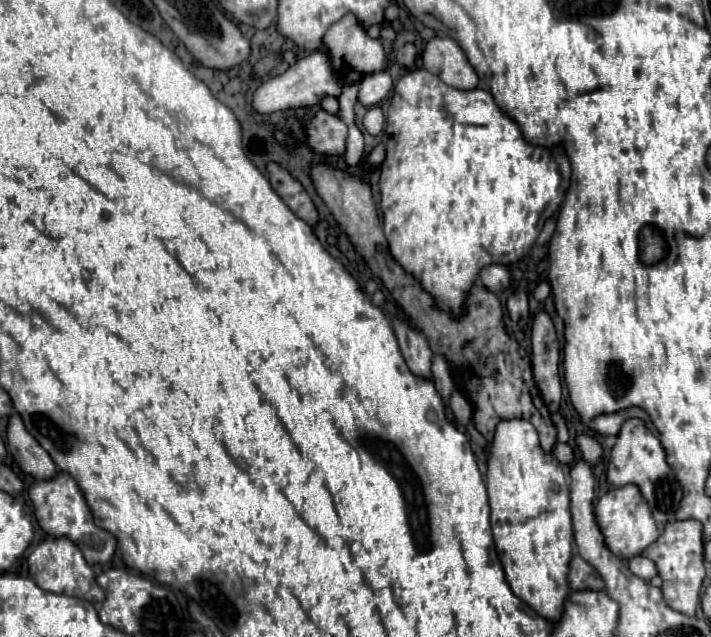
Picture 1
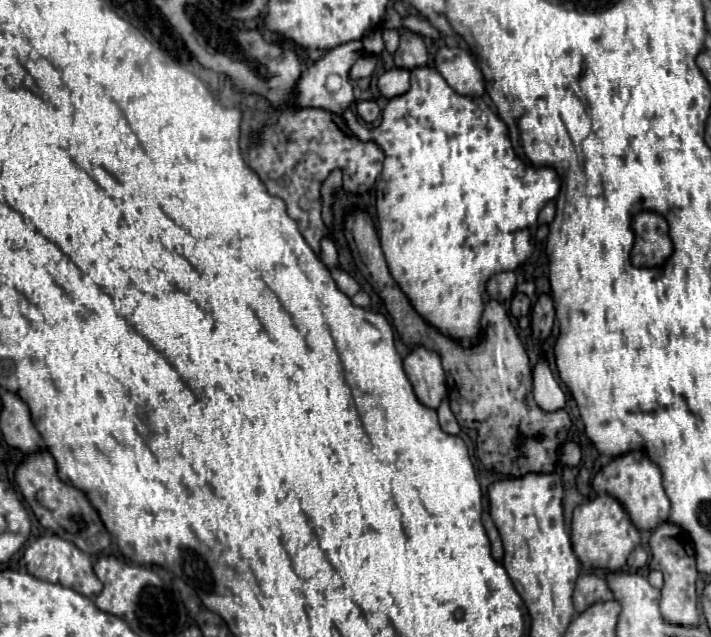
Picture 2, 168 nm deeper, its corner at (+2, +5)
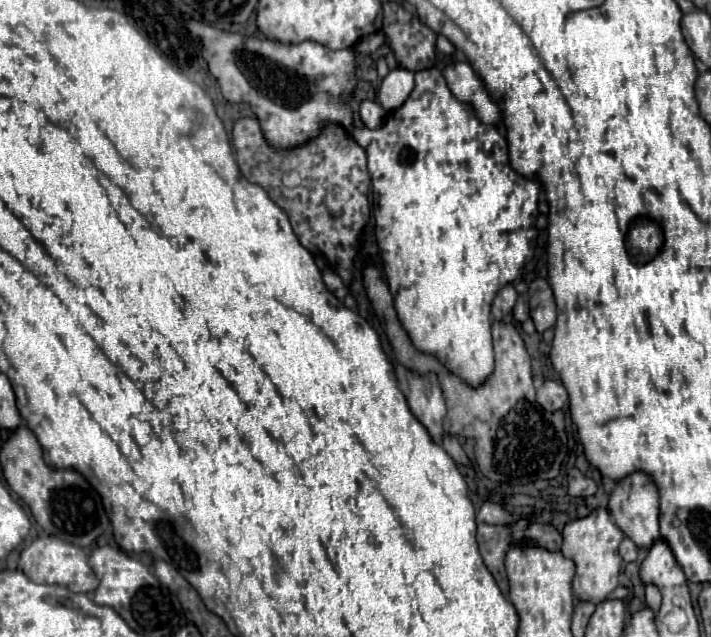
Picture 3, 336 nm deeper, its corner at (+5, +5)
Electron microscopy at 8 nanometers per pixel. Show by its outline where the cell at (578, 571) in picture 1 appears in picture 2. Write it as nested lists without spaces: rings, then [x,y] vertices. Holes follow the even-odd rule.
[[[584,572],[576,580],[576,590],[574,590],[576,614],[584,612],[586,608],[590,608],[596,602],[604,602],[604,600],[612,600],[612,598],[614,598],[614,594],[610,592],[606,578],[592,574],[592,572]]]

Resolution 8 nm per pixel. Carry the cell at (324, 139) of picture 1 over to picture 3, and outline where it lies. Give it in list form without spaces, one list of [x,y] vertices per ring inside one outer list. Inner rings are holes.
[[[241,118],[235,126],[233,126],[233,146],[235,146],[235,154],[237,154],[237,164],[241,168],[241,174],[253,182],[259,184],[269,198],[287,212],[287,216],[291,218],[293,230],[299,238],[299,242],[313,254],[313,256],[325,256],[329,266],[349,284],[351,274],[353,274],[353,258],[357,256],[359,250],[359,236],[363,226],[369,220],[369,200],[367,200],[367,192],[371,186],[371,176],[367,170],[367,154],[365,150],[353,140],[353,136],[339,124],[327,122],[319,128],[319,134],[315,138],[311,138],[309,142],[295,146],[295,148],[273,148],[265,136],[263,130],[257,122],[257,118]],[[295,170],[301,176],[301,184],[287,188],[283,184],[283,174]]]

